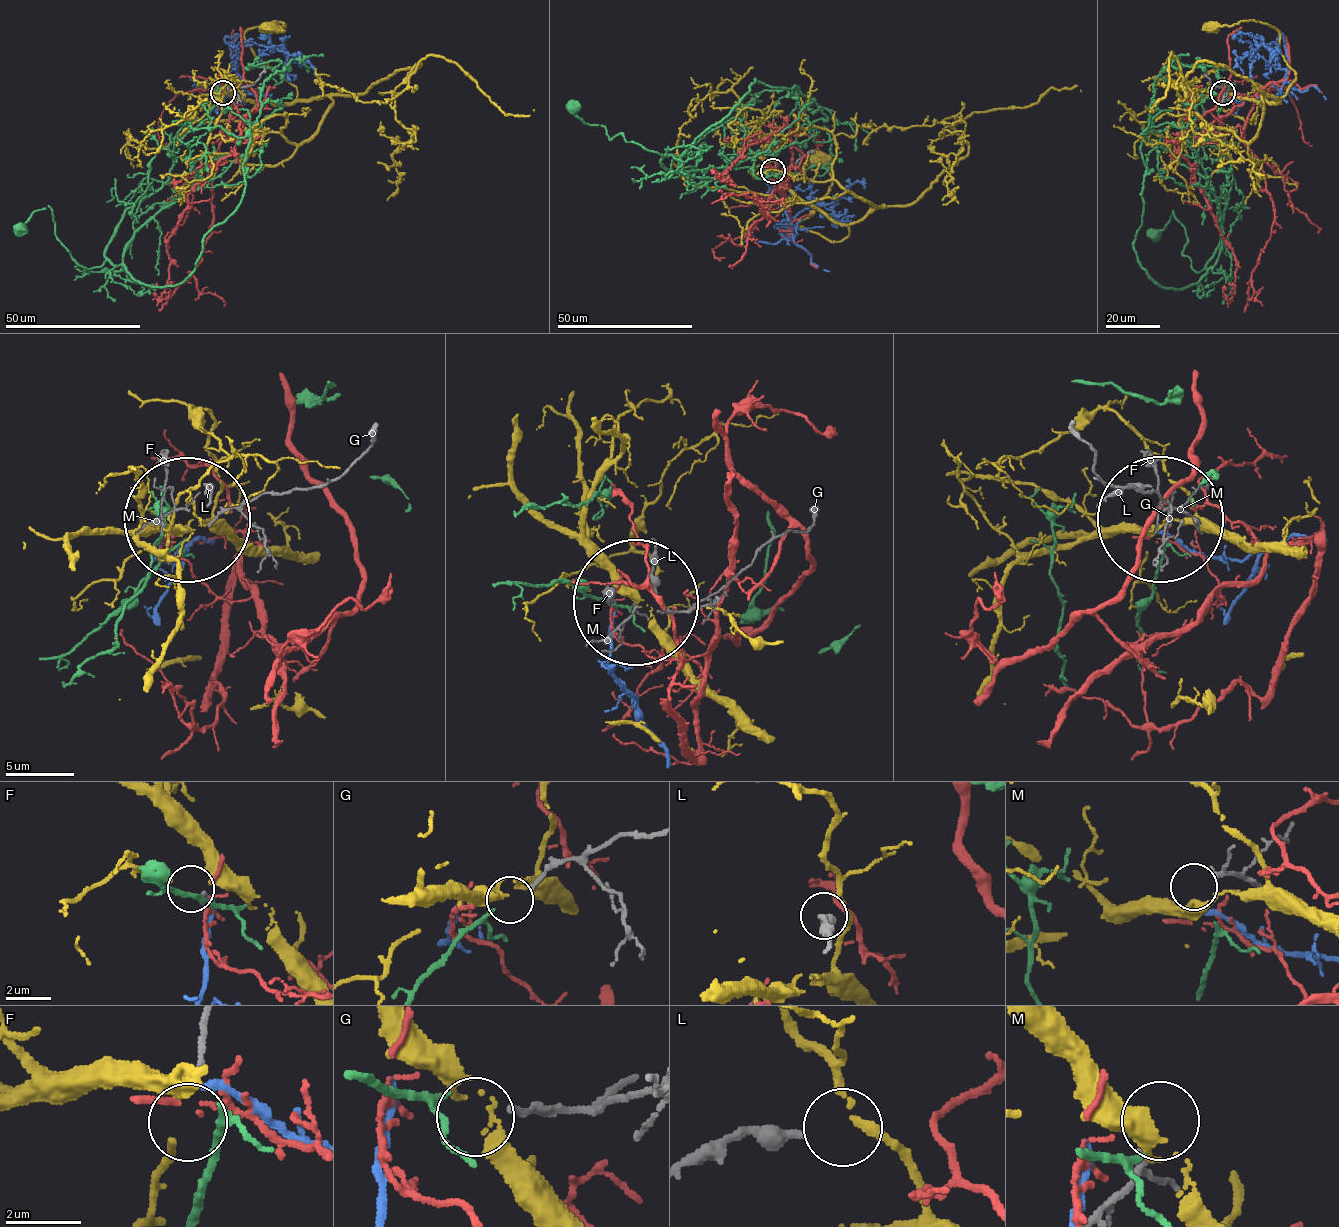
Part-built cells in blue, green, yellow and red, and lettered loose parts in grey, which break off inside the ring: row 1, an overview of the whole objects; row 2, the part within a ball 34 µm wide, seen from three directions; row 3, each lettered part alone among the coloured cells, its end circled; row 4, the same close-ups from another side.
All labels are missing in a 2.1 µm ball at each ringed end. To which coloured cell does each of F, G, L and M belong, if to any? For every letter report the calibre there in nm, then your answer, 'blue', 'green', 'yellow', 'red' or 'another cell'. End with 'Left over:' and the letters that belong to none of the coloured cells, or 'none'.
F: 160 nm thick; another cell
G: 170 nm thick; green
L: 300 nm thick; another cell
M: 150 nm thick; another cell
Left over: F, L, M

